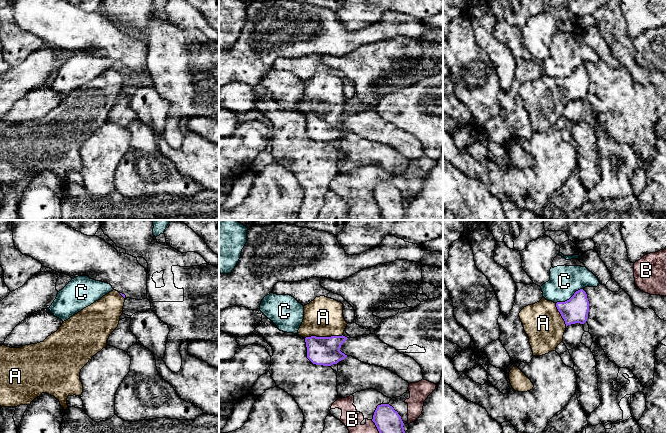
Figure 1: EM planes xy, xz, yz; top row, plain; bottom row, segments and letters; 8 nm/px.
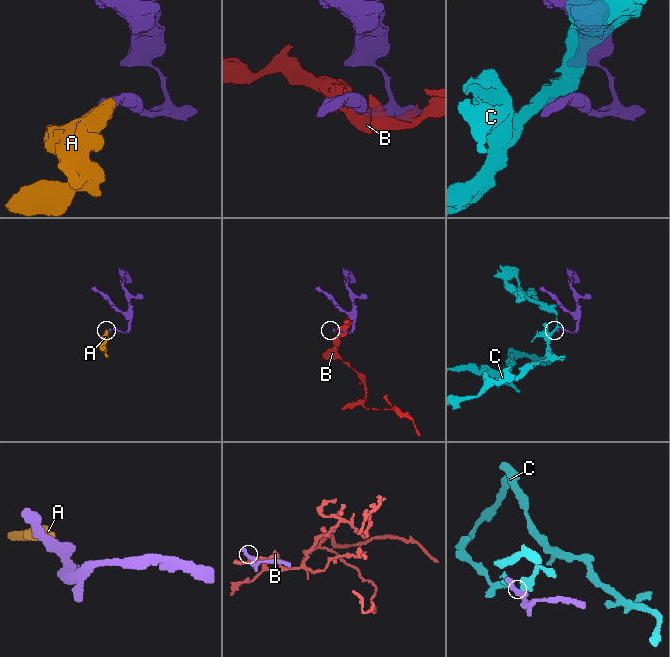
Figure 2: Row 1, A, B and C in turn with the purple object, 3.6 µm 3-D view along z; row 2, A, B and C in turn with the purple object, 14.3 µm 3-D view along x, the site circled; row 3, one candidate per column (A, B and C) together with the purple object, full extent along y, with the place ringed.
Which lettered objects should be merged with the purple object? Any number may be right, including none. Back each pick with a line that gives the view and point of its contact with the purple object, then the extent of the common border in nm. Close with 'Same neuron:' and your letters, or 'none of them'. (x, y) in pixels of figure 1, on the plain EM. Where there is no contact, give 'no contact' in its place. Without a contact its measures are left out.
A: meets purple in xz at (323, 113); contact 300 nm long
Same neuron: A

